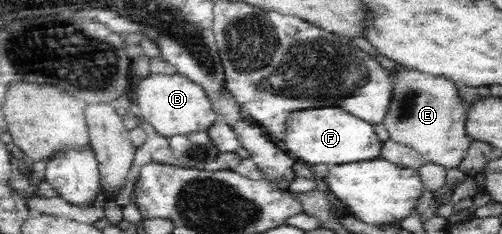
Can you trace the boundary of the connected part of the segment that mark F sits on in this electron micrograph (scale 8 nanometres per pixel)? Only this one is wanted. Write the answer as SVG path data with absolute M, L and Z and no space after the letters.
M335 105L290 111L285 118L284 146L288 155L310 167L316 164L346 164L370 160L380 154L381 140L373 125Z

